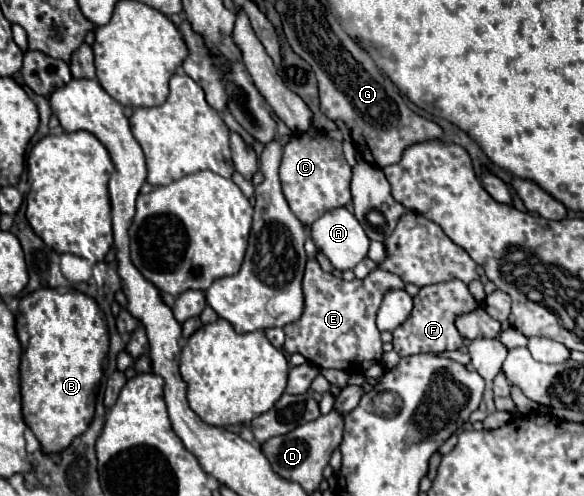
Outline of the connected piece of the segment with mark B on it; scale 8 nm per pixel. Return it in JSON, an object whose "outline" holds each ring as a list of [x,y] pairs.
{"outline":[[[40,288],[20,300],[20,308],[16,312],[16,336],[22,344],[20,392],[24,422],[38,438],[44,454],[62,452],[76,436],[86,432],[94,416],[92,392],[102,378],[102,364],[108,354],[108,330],[104,316],[96,300],[78,290],[58,292],[52,288]]]}

